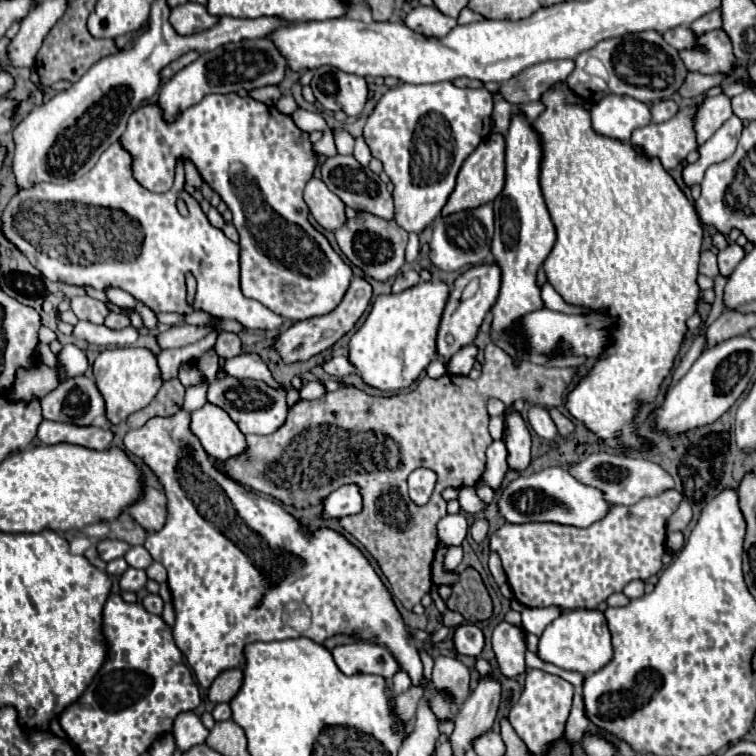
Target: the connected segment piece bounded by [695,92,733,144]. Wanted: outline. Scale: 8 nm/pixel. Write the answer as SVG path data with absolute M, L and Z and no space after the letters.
M721 92L715 98L705 98L703 106L697 112L695 122L697 142L703 144L707 138L711 138L729 116L733 116L733 110L731 110L731 98L727 94Z

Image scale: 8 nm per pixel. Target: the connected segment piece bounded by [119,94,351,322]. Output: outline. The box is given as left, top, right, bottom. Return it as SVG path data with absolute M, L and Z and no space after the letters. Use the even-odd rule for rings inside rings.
M207 94L207 98L203 98L199 104L187 108L183 114L179 114L179 118L167 122L167 120L163 118L163 110L159 110L159 104L153 102L153 104L143 104L139 110L135 110L135 114L131 114L131 118L129 118L129 122L127 122L127 130L123 132L123 136L119 138L119 142L121 142L121 146L131 154L131 158L133 158L133 164L131 164L133 178L135 178L143 188L147 188L147 190L151 190L151 192L167 192L167 190L171 188L171 184L173 184L173 174L175 174L173 168L175 168L177 160L181 160L181 162L191 162L191 164L199 170L201 178L213 188L213 192L217 192L217 194L221 196L221 200L223 200L223 202L229 206L229 210L233 212L233 224L235 224L235 228L237 228L237 232L239 232L239 236L241 236L241 240L239 240L239 246L241 246L241 290L243 290L243 294L245 294L247 298L253 298L253 300L261 302L261 304L267 306L271 312L275 312L275 314L279 314L279 316L283 316L283 318L287 318L287 320L293 320L293 322L307 320L307 318L313 318L313 316L323 316L323 314L331 312L331 310L341 302L341 298L345 296L345 292L347 292L347 288L349 288L351 268L349 268L349 264L343 262L343 258L341 258L339 254L335 254L335 250L331 248L331 244L327 242L327 238L325 238L321 232L317 232L317 230L311 226L311 222L309 222L309 210L307 210L307 204L303 202L303 188L305 188L305 184L313 178L313 172L319 168L319 154L313 150L313 144L311 144L311 140L309 140L309 134L303 132L301 128L297 128L297 124L293 122L293 118L291 118L289 114L279 112L275 106L269 108L269 106L263 104L263 102L257 102L257 100L253 100L253 98L241 98L241 96L237 96L237 94L227 94L227 96L223 96L223 94ZM285 282L297 282L303 290L315 292L315 300L313 300L311 304L303 304L303 302L297 302L295 298L283 294L281 284L285 284Z

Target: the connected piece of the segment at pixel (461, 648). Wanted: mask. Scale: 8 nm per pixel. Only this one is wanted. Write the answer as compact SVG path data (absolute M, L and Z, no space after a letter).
M461 624L455 628L453 644L459 654L479 656L483 650L483 632L475 624Z

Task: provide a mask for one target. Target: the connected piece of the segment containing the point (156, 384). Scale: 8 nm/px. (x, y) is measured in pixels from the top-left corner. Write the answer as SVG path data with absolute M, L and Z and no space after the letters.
M113 348L103 350L93 362L93 376L105 400L105 416L111 424L123 422L129 414L145 408L161 388L161 376L155 354L145 348Z

